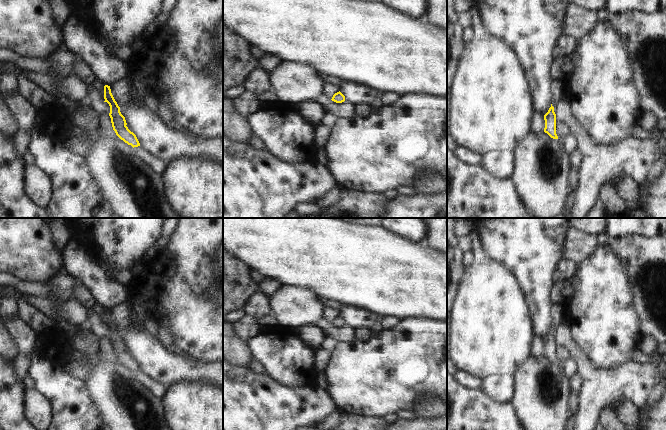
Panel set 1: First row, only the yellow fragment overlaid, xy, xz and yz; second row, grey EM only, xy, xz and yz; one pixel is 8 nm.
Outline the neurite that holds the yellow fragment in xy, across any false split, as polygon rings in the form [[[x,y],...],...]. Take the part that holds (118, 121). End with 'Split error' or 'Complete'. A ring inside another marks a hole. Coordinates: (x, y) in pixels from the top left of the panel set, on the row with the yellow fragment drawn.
[[[108,85],[104,86],[104,99],[104,102],[107,102],[110,106],[109,116],[111,118],[112,127],[116,135],[125,143],[131,145],[133,148],[140,146],[136,135],[126,126],[127,123],[125,117],[121,114],[120,107],[115,101],[111,93],[110,86]]]. Complete.

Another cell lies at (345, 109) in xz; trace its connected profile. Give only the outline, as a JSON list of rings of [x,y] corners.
[[[322,99],[321,102],[326,106],[329,113],[336,115],[339,119],[355,116],[355,104],[350,101],[336,103],[330,99]]]

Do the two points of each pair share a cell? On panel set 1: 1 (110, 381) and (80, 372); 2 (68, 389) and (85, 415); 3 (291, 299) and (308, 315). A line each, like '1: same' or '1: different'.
1: different
2: same
3: same

